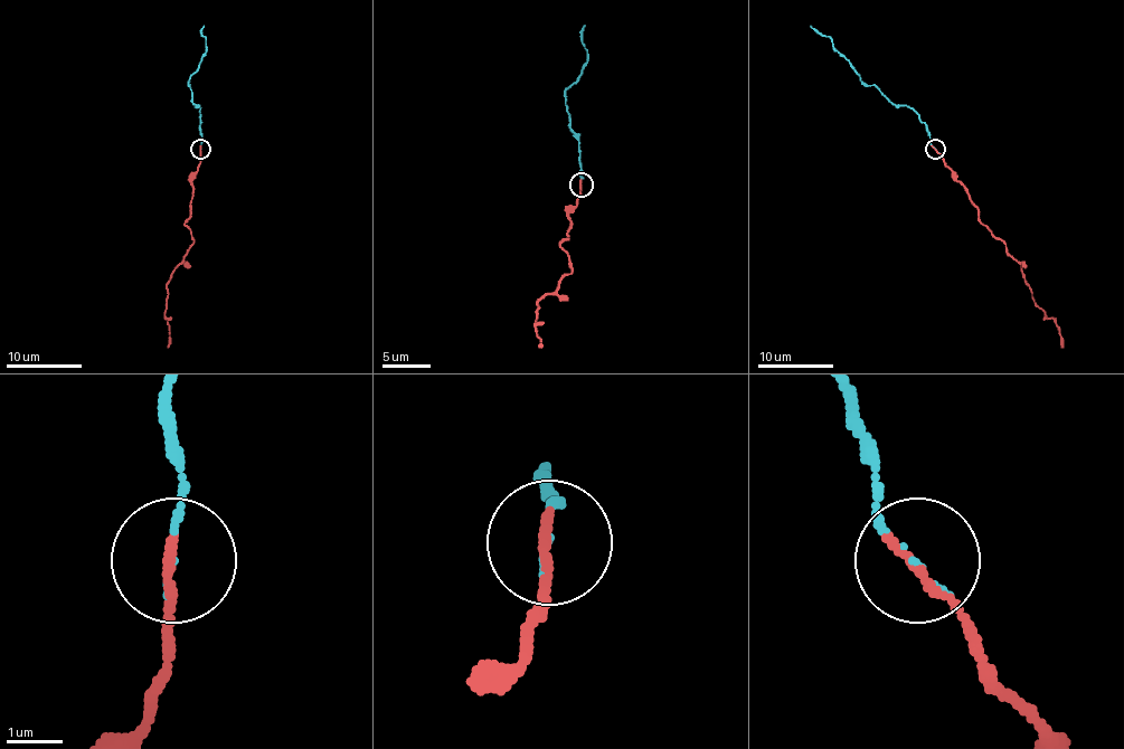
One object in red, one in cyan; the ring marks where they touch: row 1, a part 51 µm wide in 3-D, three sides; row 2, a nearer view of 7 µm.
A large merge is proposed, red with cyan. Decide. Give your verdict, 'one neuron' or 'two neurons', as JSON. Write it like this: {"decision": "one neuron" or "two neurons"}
{"decision": "two neurons"}

